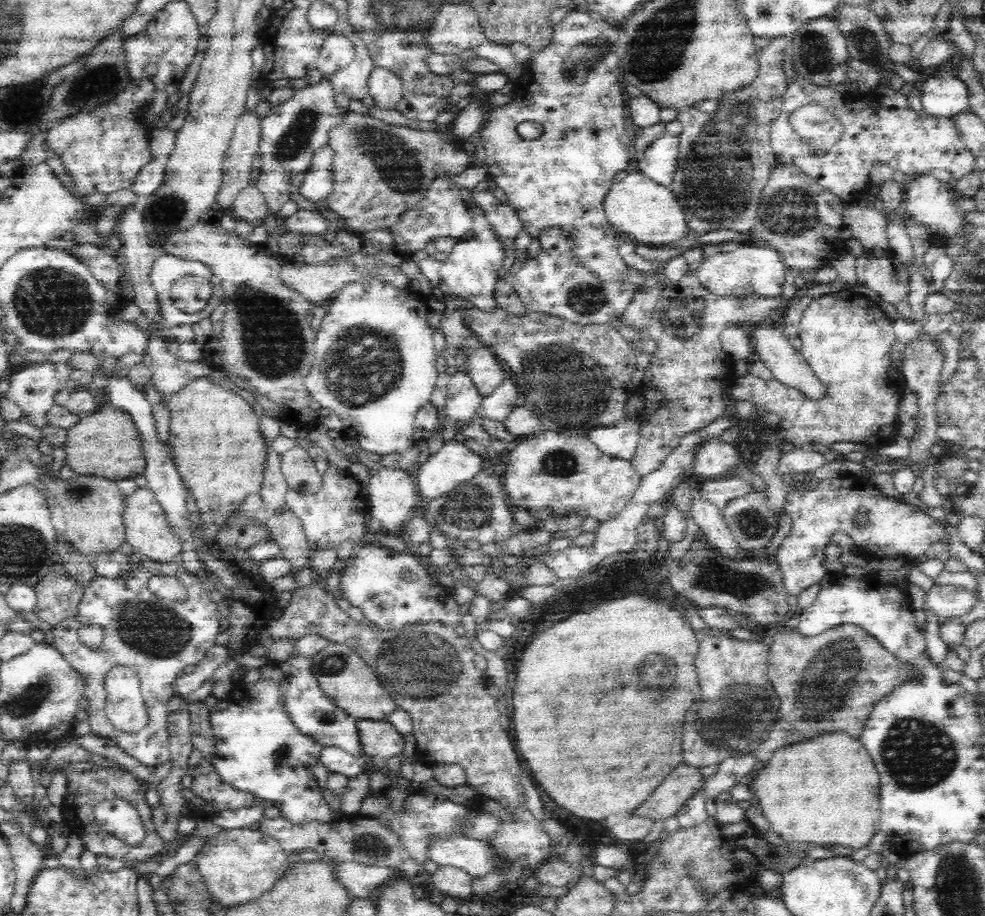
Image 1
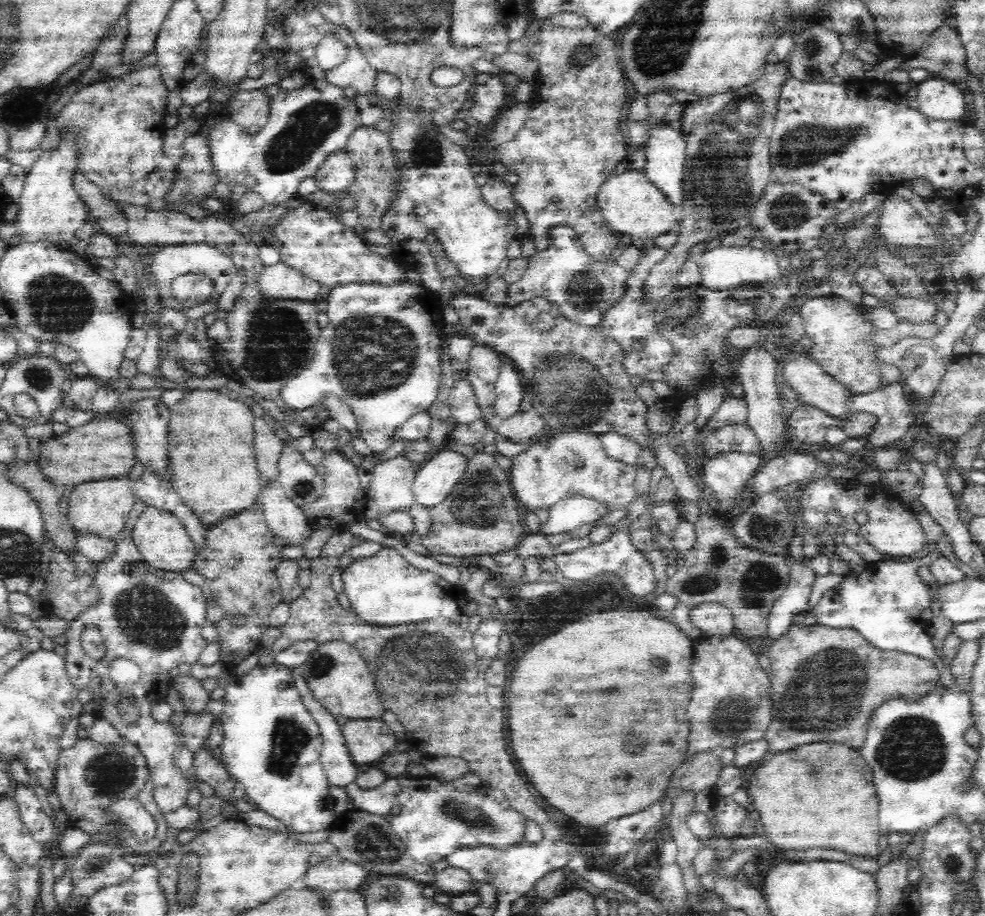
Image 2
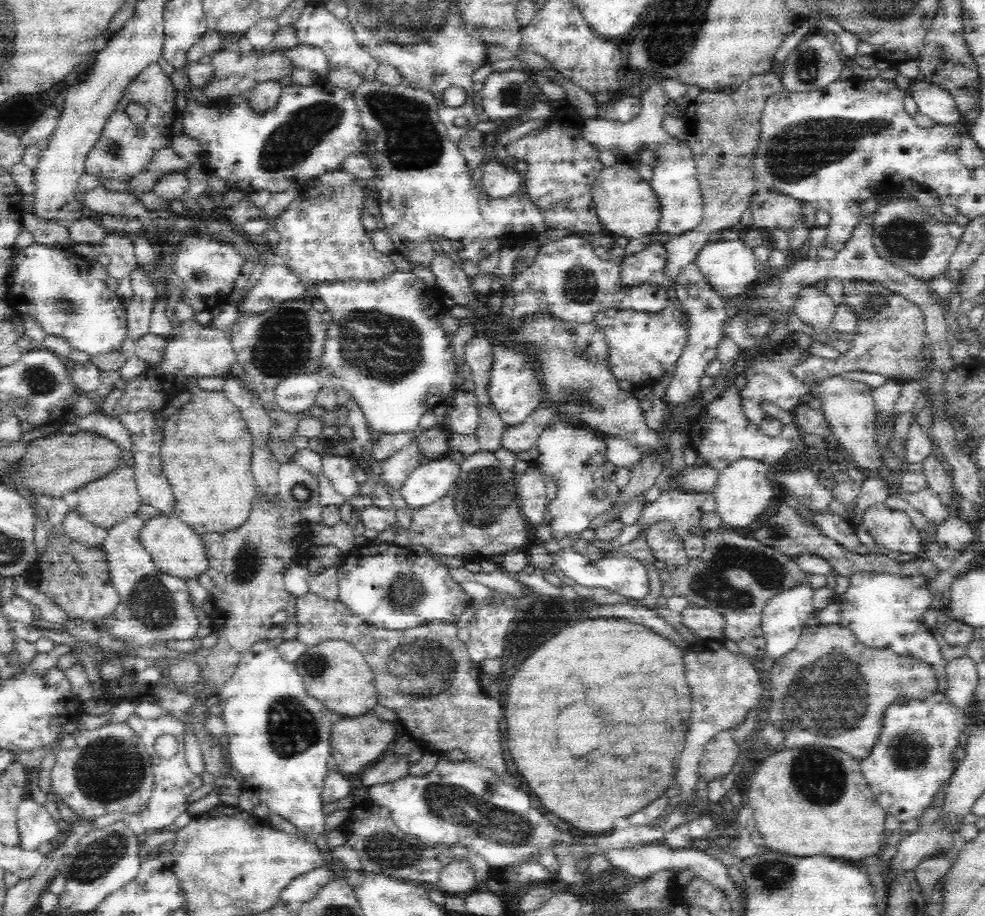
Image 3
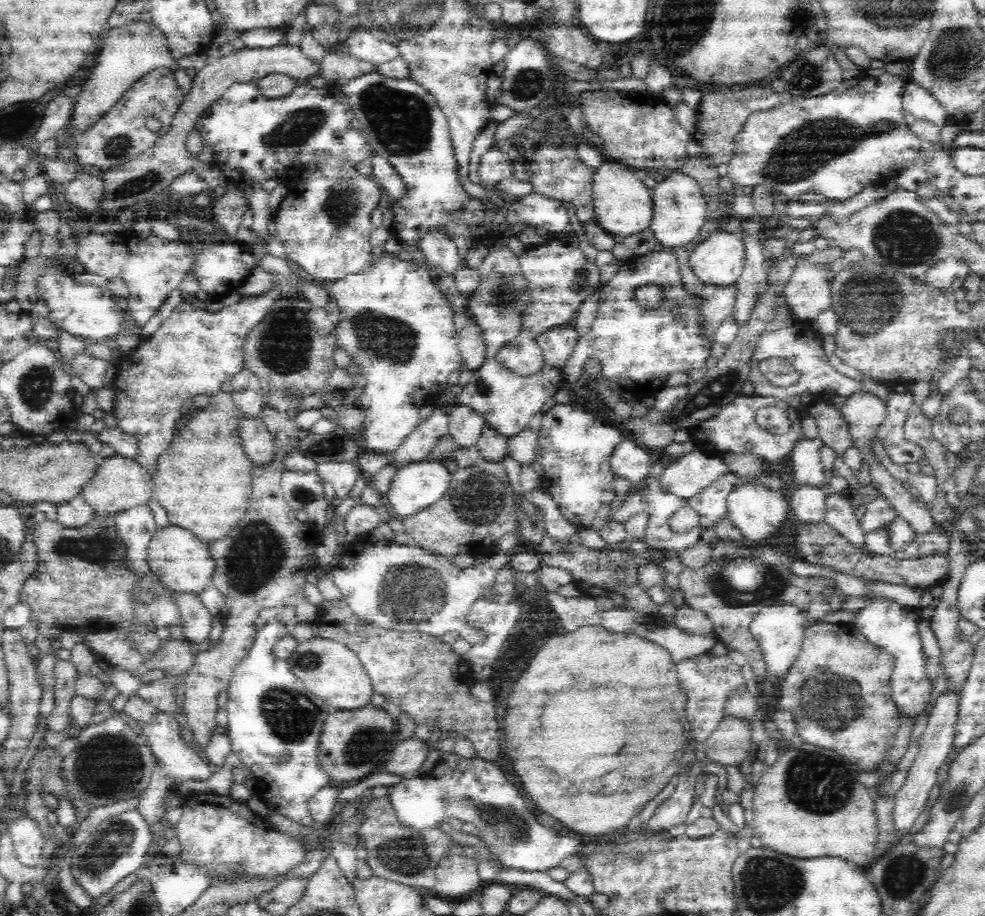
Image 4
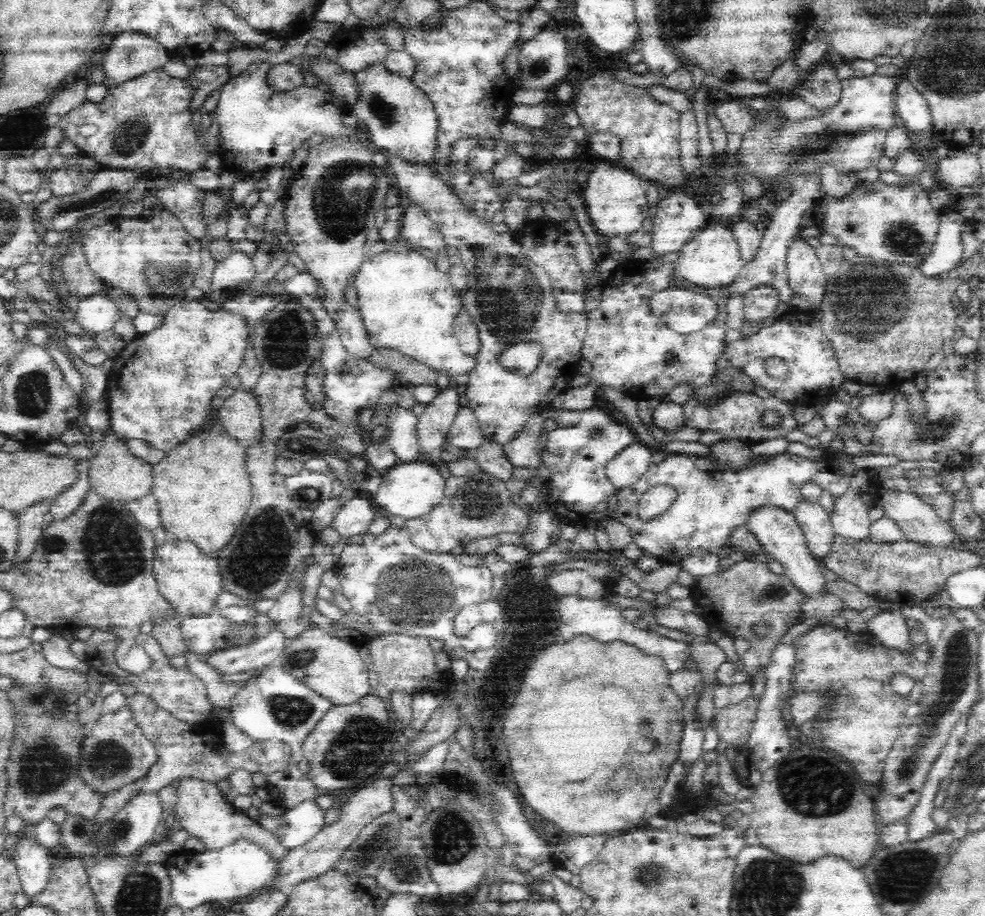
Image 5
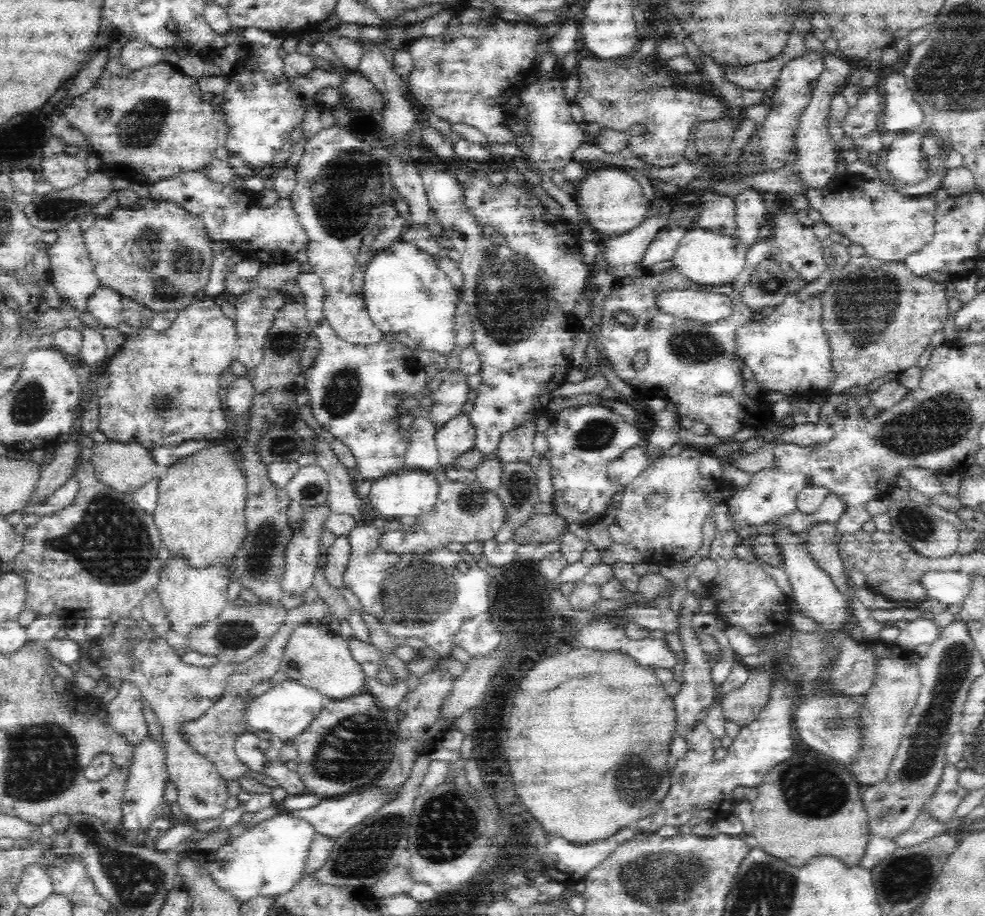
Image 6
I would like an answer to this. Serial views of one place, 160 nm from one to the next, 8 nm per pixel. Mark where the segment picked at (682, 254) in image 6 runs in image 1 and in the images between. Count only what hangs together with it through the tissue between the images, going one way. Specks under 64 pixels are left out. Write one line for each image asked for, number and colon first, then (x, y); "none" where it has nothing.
1: (750, 269)
2: (723, 268)
3: (730, 267)
4: (719, 260)
5: (711, 258)

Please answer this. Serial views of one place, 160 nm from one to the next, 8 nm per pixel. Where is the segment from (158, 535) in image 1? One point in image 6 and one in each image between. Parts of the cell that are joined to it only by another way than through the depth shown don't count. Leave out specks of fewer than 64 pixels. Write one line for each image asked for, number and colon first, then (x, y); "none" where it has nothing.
2: (162, 540)
3: (177, 550)
4: (183, 564)
5: (188, 579)
6: (191, 595)

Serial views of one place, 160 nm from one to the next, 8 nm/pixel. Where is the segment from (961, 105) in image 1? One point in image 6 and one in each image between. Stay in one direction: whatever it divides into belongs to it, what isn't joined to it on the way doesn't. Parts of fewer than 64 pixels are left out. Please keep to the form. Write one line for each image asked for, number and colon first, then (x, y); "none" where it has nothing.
2: (940, 99)
3: (932, 100)
4: (921, 103)
5: (912, 110)
6: (902, 112)

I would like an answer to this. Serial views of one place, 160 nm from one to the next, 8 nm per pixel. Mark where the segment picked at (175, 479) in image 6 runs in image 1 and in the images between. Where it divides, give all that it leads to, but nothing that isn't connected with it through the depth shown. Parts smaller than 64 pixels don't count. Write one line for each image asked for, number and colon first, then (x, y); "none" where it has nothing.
1: (220, 451)
2: (211, 438)
3: (206, 451)
4: (204, 480)
5: (202, 488)

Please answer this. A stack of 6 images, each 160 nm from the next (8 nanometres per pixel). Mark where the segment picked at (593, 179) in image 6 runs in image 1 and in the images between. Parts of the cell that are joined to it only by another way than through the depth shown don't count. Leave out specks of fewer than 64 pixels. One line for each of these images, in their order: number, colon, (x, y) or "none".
1: (650, 213)
2: (630, 204)
3: (626, 205)
4: (623, 206)
5: (615, 201)

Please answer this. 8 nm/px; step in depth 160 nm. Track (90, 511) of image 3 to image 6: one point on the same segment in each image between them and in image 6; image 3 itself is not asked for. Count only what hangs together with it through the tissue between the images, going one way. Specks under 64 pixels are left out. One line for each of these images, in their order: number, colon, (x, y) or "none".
4: (120, 484)
5: (115, 474)
6: (124, 467)

